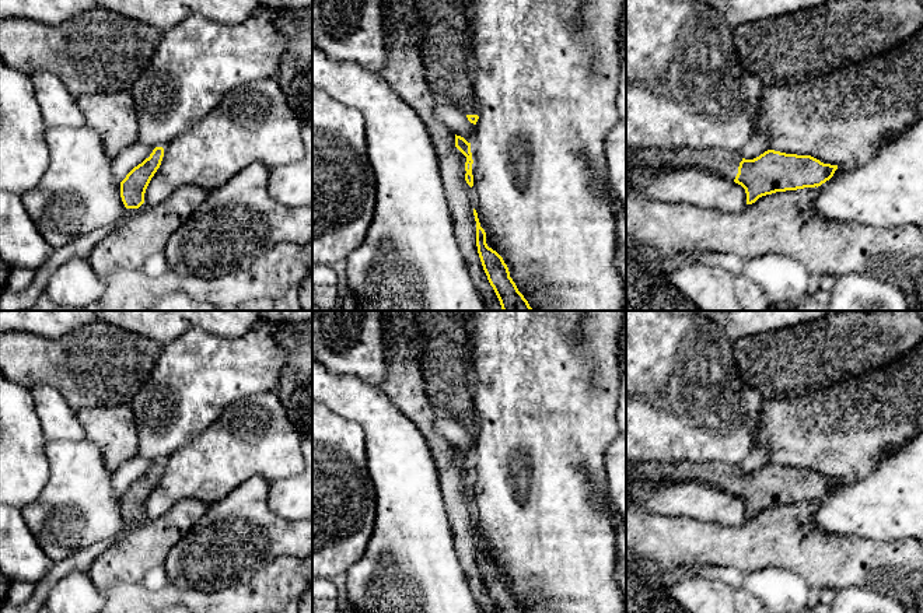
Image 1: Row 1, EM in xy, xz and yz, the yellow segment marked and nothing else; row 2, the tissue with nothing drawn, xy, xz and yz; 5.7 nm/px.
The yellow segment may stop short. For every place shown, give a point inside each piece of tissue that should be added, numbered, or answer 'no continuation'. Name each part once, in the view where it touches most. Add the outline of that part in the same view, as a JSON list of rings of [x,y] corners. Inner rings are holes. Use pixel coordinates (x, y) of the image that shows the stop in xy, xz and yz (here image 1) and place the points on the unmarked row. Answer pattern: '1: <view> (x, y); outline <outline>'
1: yz (720, 475); outline [[[724,462],[626,463],[626,490],[636,480],[647,480],[654,484],[699,480],[734,494],[741,474],[740,465]]]

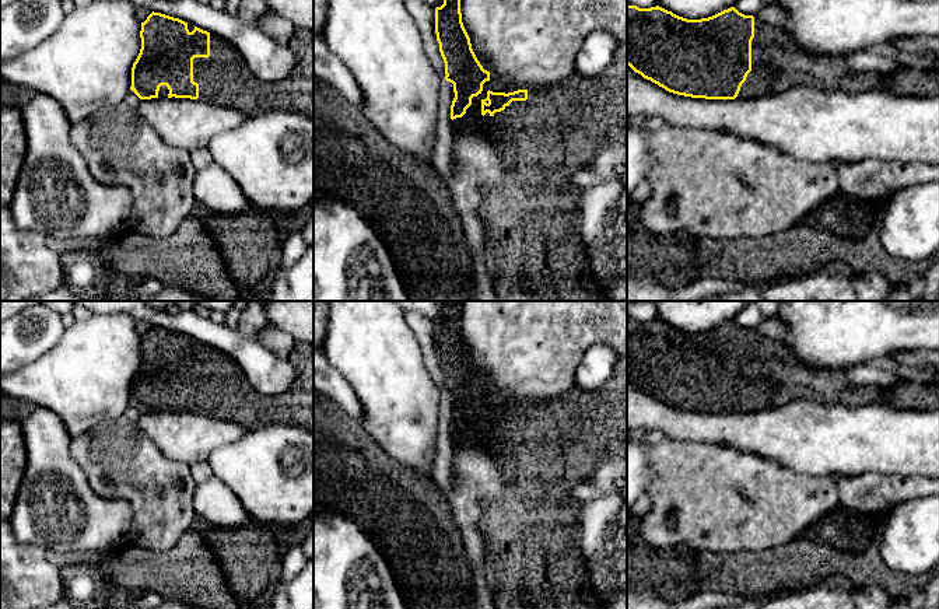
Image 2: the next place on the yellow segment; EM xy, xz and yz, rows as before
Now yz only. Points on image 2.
1: yz (777, 378); outline [[[754,332],[751,385],[736,412],[779,407],[792,400],[813,400],[823,406],[842,405],[849,409],[879,405],[884,388],[855,385],[841,368],[814,368],[796,361],[782,346]]]

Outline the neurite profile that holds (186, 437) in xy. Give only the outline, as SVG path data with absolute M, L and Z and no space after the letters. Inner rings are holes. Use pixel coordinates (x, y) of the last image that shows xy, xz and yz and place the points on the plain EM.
M175 410L140 413L136 424L168 459L189 466L207 462L216 448L236 442L248 431L235 421Z

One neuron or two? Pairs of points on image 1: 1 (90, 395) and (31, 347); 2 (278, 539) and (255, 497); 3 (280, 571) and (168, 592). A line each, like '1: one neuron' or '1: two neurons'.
1: one neuron
2: one neuron
3: one neuron

